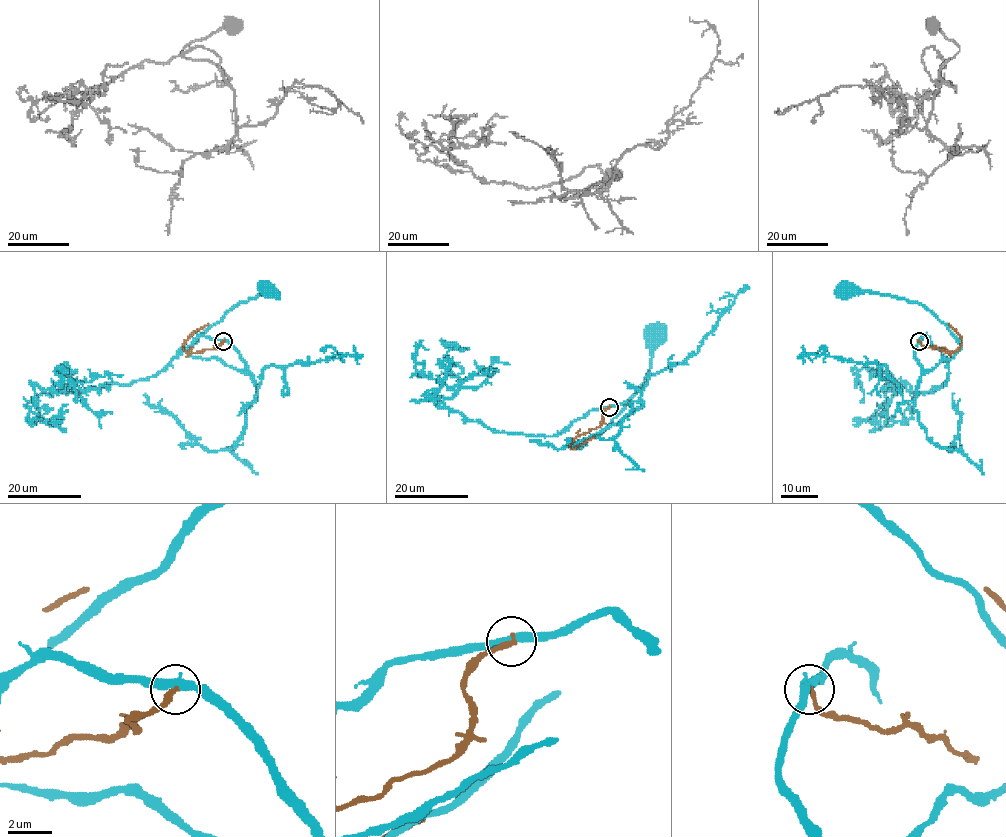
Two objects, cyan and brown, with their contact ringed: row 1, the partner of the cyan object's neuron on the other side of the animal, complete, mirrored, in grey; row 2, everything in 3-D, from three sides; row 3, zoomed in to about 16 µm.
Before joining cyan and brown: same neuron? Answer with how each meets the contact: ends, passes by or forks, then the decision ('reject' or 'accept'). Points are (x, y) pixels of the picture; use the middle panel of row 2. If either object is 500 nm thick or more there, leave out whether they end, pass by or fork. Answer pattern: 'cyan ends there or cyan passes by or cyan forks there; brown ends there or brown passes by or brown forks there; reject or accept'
cyan passes by; brown ends there; reject

